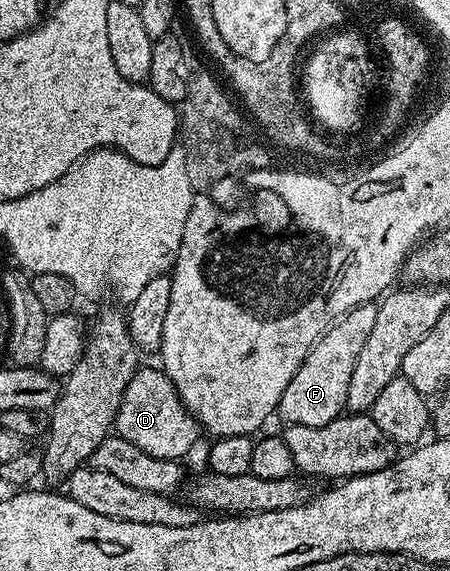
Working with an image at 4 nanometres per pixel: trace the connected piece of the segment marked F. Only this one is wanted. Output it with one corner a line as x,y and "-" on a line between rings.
372,302
357,306
347,315
335,321
309,350
301,362
293,382
285,386
277,409
278,419
297,426
325,426
337,417
344,415
349,394
349,378
353,378
353,366
357,366
357,354
365,346
377,318
378,303

